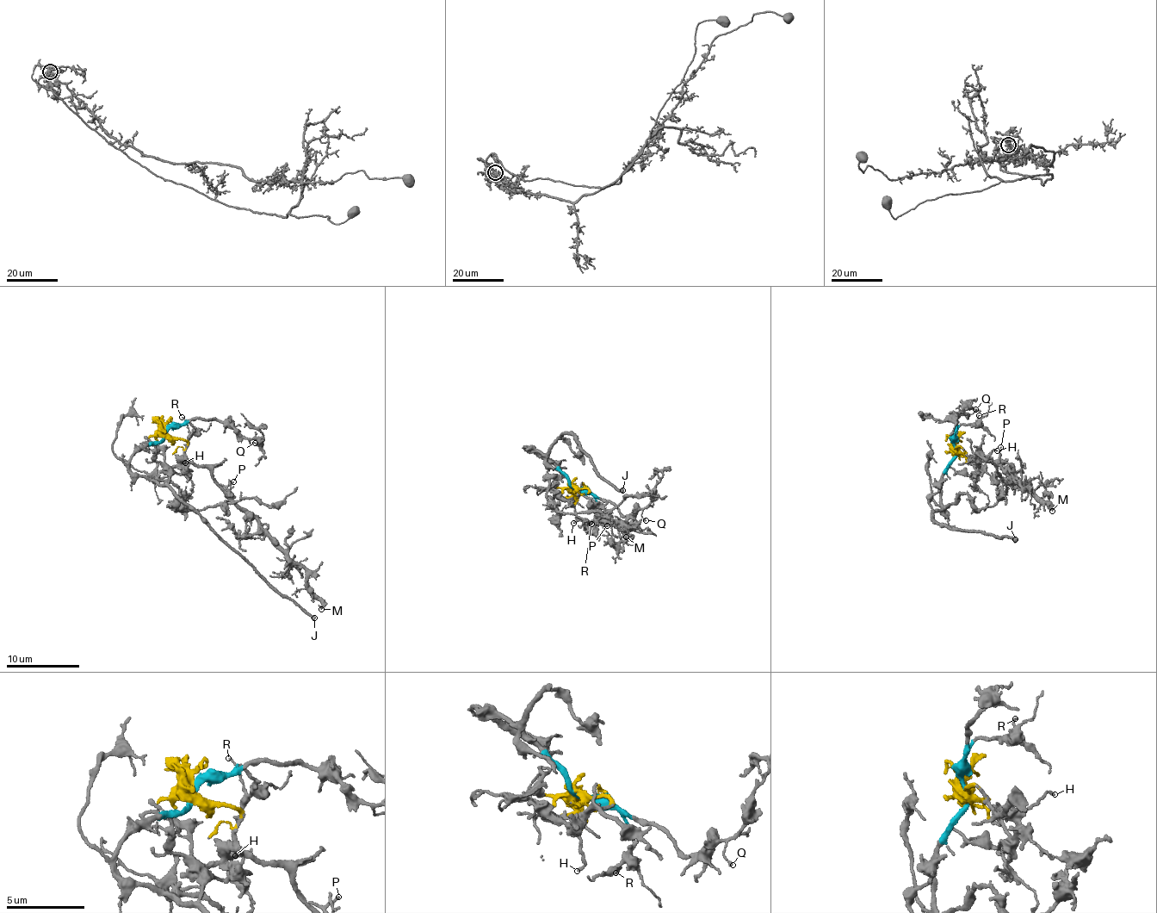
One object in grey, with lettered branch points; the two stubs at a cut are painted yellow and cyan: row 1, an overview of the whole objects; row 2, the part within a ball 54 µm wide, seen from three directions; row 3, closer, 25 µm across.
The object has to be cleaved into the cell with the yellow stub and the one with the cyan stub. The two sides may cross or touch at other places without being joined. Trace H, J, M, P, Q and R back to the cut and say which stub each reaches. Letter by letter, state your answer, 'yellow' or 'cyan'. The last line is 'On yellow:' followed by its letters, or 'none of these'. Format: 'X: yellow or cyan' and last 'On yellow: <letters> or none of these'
H: yellow
J: cyan
M: yellow
P: yellow
Q: cyan
R: cyan
On yellow: H, M, P

